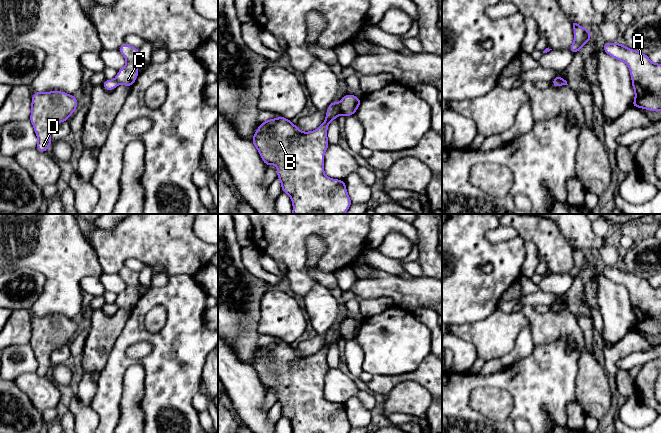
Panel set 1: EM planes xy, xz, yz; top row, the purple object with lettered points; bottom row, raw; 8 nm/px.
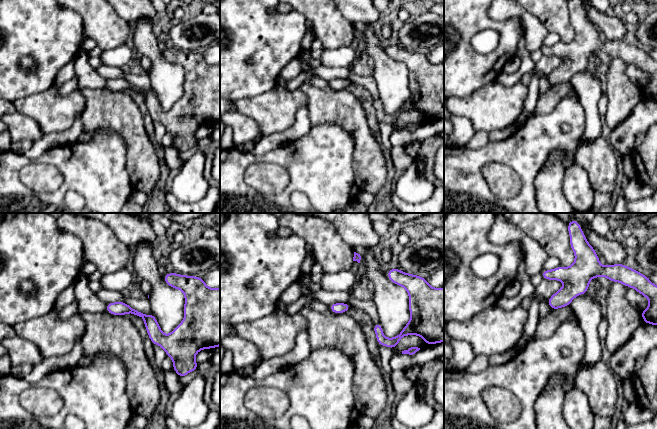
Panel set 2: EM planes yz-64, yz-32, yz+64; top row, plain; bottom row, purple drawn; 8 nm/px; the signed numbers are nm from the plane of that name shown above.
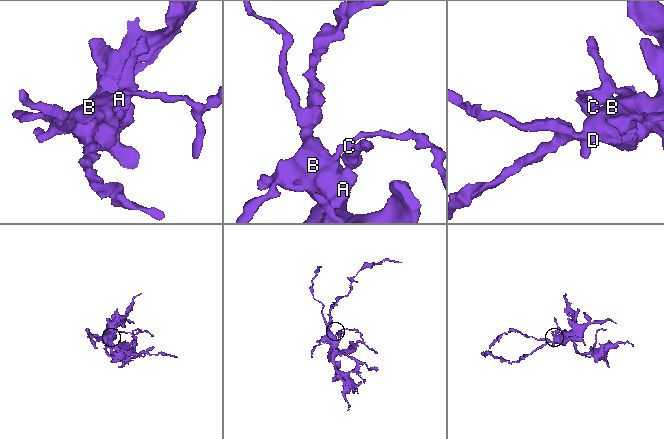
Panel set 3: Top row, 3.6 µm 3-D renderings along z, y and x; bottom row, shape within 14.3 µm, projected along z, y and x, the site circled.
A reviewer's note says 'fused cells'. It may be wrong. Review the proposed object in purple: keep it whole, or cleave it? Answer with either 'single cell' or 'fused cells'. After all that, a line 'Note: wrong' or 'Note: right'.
single cell
Note: wrong

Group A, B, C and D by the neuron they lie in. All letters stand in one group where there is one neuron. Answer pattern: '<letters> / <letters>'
A B C D

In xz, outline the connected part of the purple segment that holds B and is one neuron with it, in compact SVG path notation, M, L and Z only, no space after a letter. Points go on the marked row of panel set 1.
M345 94L341 101L332 101L327 108L324 122L318 129L303 132L290 119L279 116L261 122L251 143L256 147L265 166L277 166L277 179L281 181L282 192L291 198L292 214L344 214L352 205L346 190L345 180L329 178L324 174L324 154L329 147L327 129L332 120L340 114L345 117L355 114L361 99Z

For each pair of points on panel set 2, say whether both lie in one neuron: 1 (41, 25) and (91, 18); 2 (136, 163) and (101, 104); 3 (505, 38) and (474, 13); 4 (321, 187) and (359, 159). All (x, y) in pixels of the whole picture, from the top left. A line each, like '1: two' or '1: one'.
1: two
2: one
3: one
4: two

